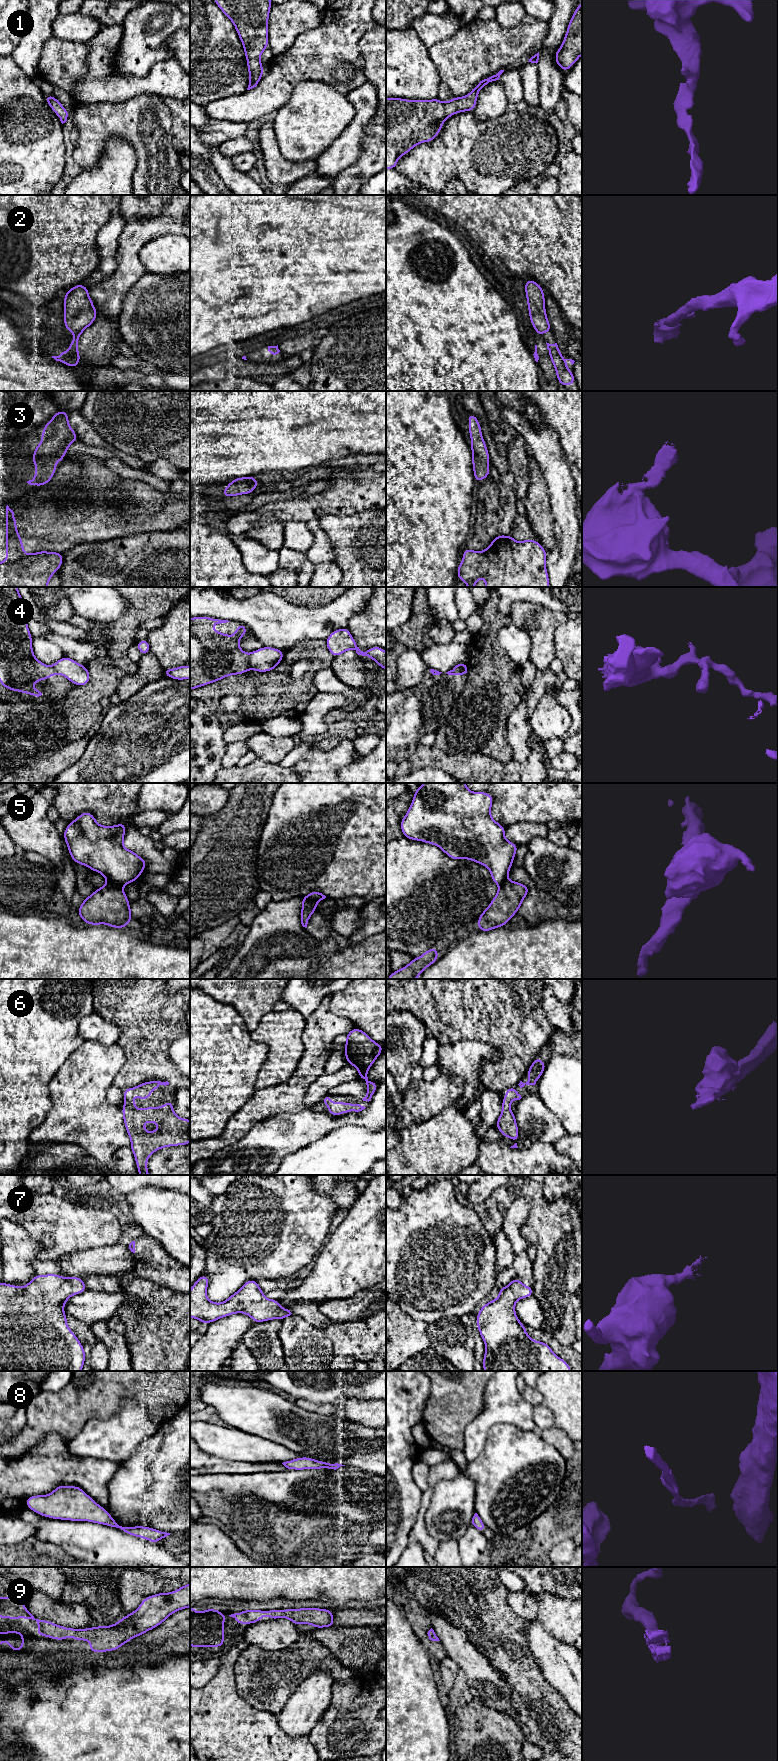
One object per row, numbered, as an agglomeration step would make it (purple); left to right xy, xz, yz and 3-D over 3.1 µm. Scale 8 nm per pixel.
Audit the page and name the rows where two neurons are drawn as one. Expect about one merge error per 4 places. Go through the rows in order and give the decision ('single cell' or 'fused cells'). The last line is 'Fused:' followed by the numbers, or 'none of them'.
1: single cell
2: single cell
3: single cell
4: fused cells
5: fused cells
6: single cell
7: single cell
8: single cell
9: single cell
Fused: 4, 5

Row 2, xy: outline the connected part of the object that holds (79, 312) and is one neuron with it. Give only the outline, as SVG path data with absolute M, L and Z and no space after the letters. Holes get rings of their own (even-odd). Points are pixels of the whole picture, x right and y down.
M82 283L74 285L67 291L64 294L64 325L67 331L75 335L75 338L70 341L67 351L61 352L58 356L52 356L52 358L69 367L78 368L78 361L82 359L78 353L79 338L97 316L95 306L88 294L88 287Z

